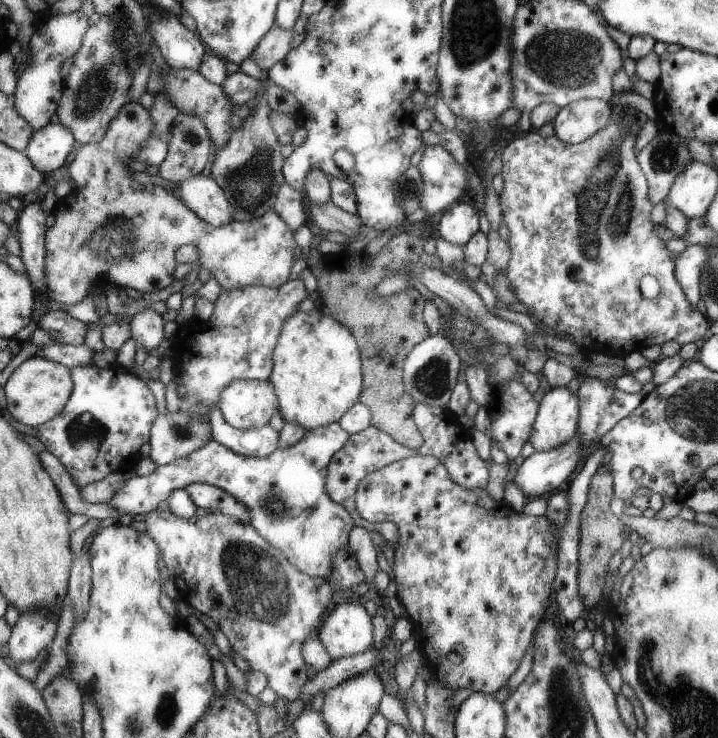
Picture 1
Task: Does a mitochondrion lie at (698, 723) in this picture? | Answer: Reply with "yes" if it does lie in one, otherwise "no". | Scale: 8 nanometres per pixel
yes

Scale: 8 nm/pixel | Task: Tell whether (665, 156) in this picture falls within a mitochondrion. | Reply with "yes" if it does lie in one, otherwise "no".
yes

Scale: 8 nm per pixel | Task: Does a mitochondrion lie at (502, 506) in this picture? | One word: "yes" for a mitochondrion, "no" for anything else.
no

